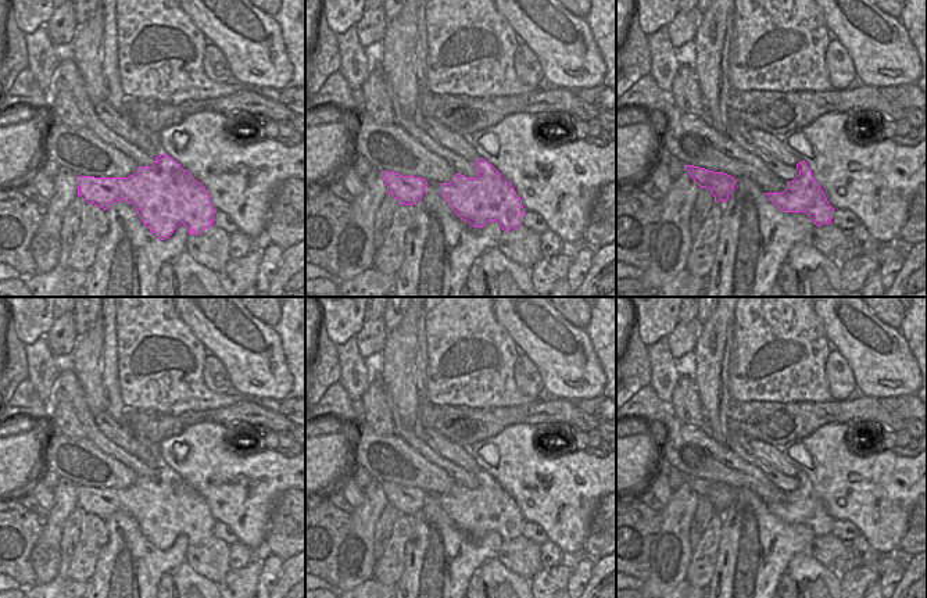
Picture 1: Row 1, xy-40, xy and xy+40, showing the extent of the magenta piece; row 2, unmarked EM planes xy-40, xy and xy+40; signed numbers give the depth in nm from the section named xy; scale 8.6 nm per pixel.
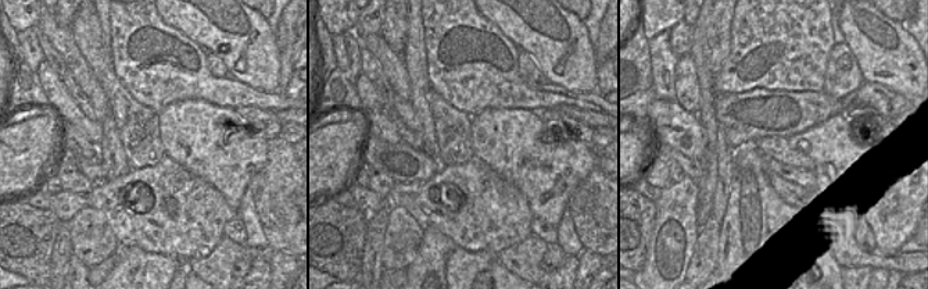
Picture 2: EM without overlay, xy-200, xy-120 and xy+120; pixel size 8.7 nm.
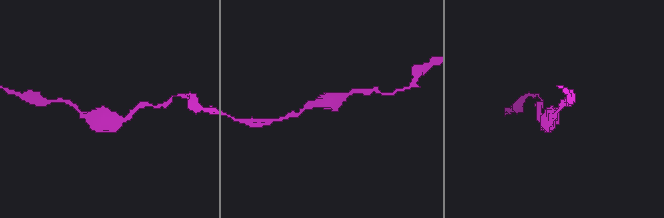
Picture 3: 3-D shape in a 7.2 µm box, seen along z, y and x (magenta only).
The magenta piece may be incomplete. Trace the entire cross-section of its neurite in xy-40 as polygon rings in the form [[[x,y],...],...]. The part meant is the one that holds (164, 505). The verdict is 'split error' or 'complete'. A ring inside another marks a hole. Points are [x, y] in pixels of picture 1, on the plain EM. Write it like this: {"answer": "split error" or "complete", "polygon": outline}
{"answer": "complete", "polygon": [[[164,463],[155,468],[153,477],[139,477],[128,488],[76,487],[76,497],[78,506],[103,520],[119,511],[130,513],[144,537],[161,551],[168,549],[180,534],[189,538],[189,545],[198,545],[212,537],[216,523],[205,498]]]}

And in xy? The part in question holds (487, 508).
{"answer": "complete", "polygon": [[[487,472],[475,473],[476,488],[457,484],[450,494],[440,494],[440,504],[455,524],[475,538],[495,531],[504,543],[522,536],[525,519],[509,493]]]}

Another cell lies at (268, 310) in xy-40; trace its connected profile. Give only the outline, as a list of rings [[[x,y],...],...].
[[[240,297],[240,300],[255,318],[271,327],[282,316],[282,304],[276,297]]]

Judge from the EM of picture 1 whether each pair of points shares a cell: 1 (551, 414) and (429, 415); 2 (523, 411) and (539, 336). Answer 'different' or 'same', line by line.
1: same
2: different

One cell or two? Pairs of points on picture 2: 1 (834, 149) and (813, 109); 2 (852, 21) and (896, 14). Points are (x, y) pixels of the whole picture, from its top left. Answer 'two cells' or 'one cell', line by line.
1: two cells
2: two cells

